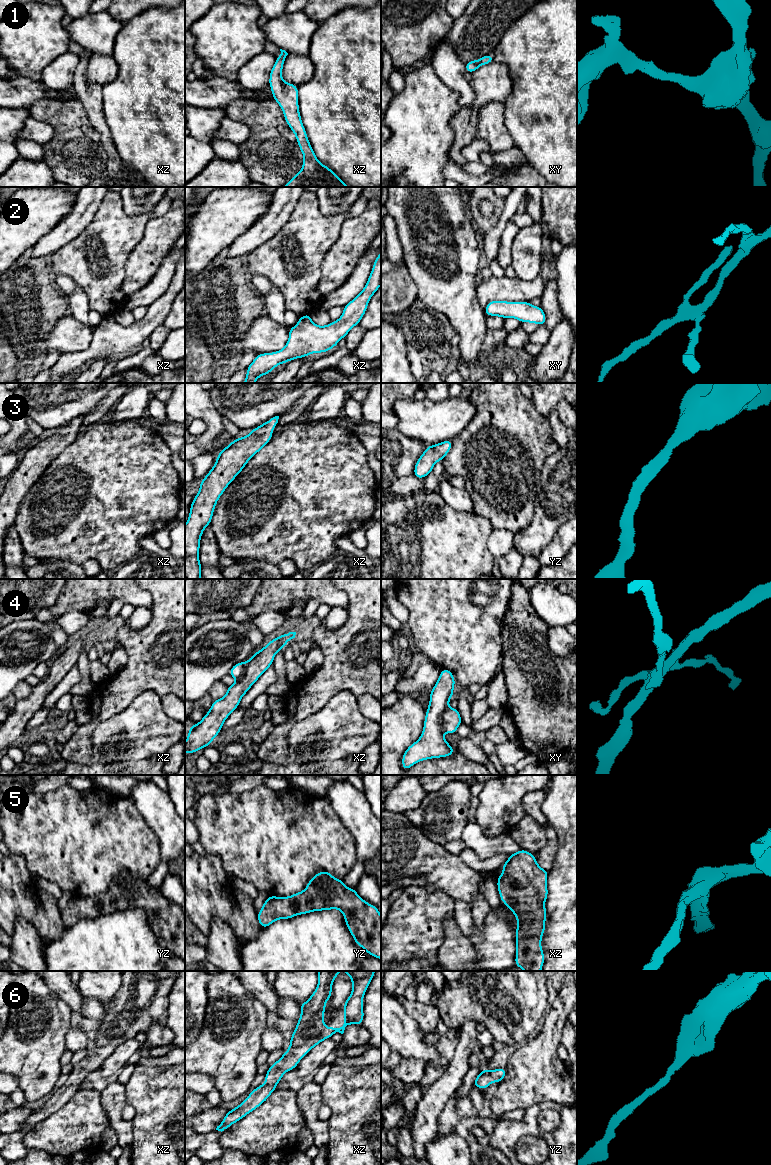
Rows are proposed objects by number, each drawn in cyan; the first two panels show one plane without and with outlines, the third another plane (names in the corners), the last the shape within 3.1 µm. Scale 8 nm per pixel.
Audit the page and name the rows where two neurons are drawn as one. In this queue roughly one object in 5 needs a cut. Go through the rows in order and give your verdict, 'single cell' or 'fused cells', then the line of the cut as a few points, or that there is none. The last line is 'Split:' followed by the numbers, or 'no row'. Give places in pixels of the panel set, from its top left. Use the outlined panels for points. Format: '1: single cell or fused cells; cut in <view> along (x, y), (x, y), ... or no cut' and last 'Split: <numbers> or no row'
1: single cell; no cut
2: single cell; no cut
3: single cell; no cut
4: fused cells; cut in xy along (448, 707), (440, 718), (442, 730)
5: single cell; no cut
6: single cell; no cut
Split: 4

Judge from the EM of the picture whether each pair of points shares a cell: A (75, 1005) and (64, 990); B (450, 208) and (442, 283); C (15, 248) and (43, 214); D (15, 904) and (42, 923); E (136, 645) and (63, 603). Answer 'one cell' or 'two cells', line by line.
A: one cell
B: one cell
C: one cell
D: two cells
E: two cells

